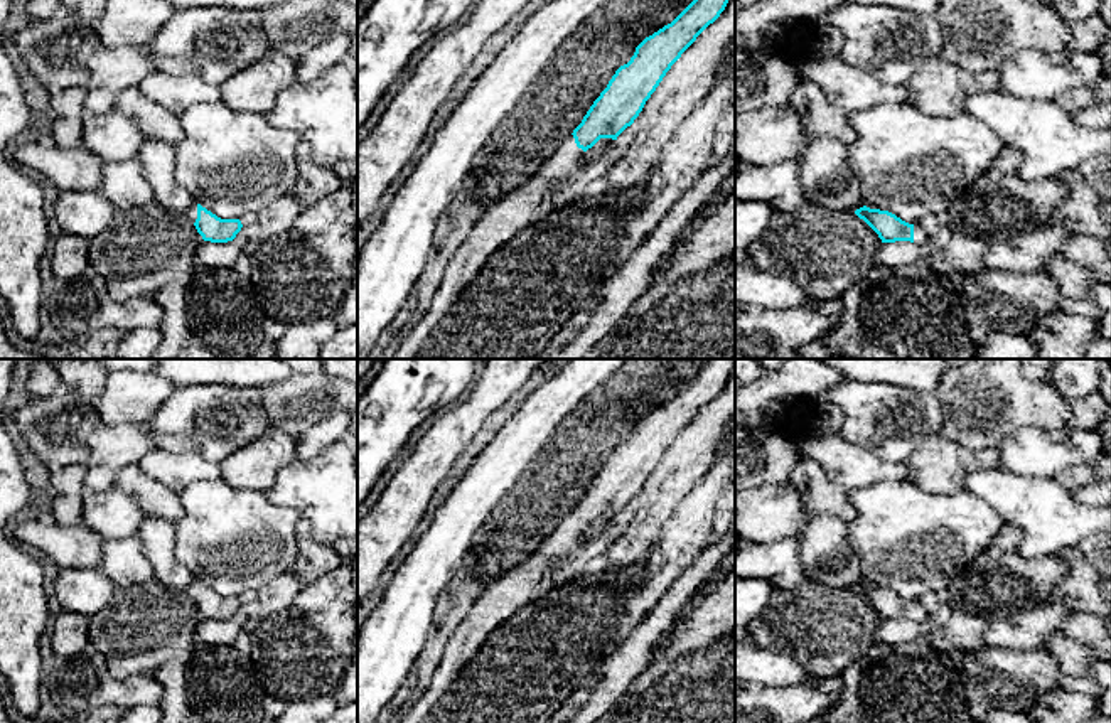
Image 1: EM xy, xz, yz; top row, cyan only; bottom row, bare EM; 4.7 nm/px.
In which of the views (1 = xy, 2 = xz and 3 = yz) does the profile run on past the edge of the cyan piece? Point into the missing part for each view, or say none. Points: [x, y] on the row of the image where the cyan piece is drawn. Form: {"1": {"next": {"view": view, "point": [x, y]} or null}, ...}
{"1": {"next": {"view": "xy", "point": [191, 213]}}, "2": {"next": {"view": "xz", "point": [518, 209]}}, "3": {"next": {"view": "yz", "point": [919, 235]}}}

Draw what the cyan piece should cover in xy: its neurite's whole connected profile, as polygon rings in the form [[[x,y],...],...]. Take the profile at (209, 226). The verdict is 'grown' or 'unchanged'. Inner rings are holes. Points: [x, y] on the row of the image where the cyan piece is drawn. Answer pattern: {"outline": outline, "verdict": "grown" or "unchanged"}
{"outline": [[[196,202],[185,211],[185,214],[194,222],[202,239],[211,243],[233,241],[243,228],[239,219],[221,219]]], "verdict": "grown"}

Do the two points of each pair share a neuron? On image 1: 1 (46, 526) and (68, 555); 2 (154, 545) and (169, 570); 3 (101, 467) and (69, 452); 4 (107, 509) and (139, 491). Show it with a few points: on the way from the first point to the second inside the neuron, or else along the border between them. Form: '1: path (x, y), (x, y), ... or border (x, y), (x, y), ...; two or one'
1: path (48, 533), (63, 548); one
2: path (159, 551), (164, 563); one
3: border (101, 423), (88, 437), (88, 459), (83, 464); two
4: border (115, 486), (147, 516); two

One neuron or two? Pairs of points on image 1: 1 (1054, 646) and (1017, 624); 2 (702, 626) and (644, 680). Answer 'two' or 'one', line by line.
1: two
2: one

